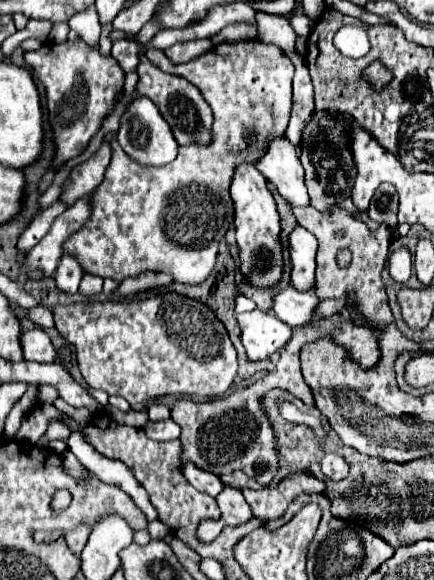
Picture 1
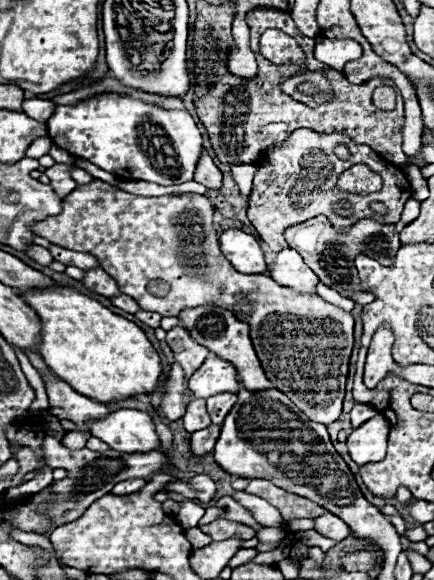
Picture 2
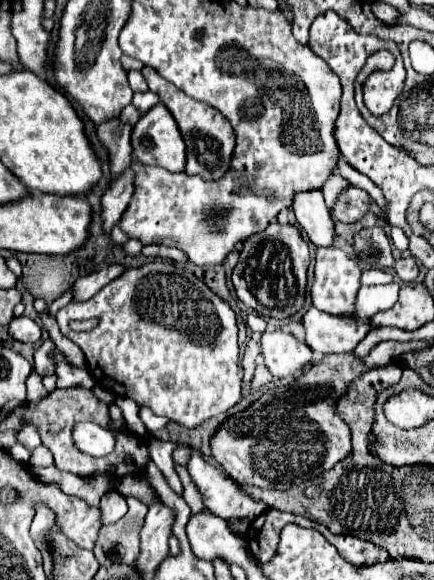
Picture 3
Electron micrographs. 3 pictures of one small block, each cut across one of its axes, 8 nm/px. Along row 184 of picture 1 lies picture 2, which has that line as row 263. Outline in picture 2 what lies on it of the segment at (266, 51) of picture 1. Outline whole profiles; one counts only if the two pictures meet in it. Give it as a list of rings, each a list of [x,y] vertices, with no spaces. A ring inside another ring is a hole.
[[[92,180],[90,184],[76,186],[62,200],[62,214],[32,224],[32,228],[50,244],[96,256],[100,268],[104,268],[118,282],[120,292],[132,296],[142,310],[158,312],[162,316],[178,316],[184,308],[198,308],[210,302],[222,304],[222,308],[232,310],[240,322],[250,324],[250,336],[268,380],[280,392],[284,392],[310,420],[320,424],[330,424],[332,420],[338,420],[338,416],[342,414],[348,362],[354,348],[352,314],[346,314],[338,306],[324,302],[316,294],[306,296],[296,294],[290,288],[282,288],[270,276],[242,274],[234,270],[232,264],[220,252],[216,230],[212,226],[212,216],[212,202],[200,194],[170,194],[146,198],[114,188],[102,180]]]

